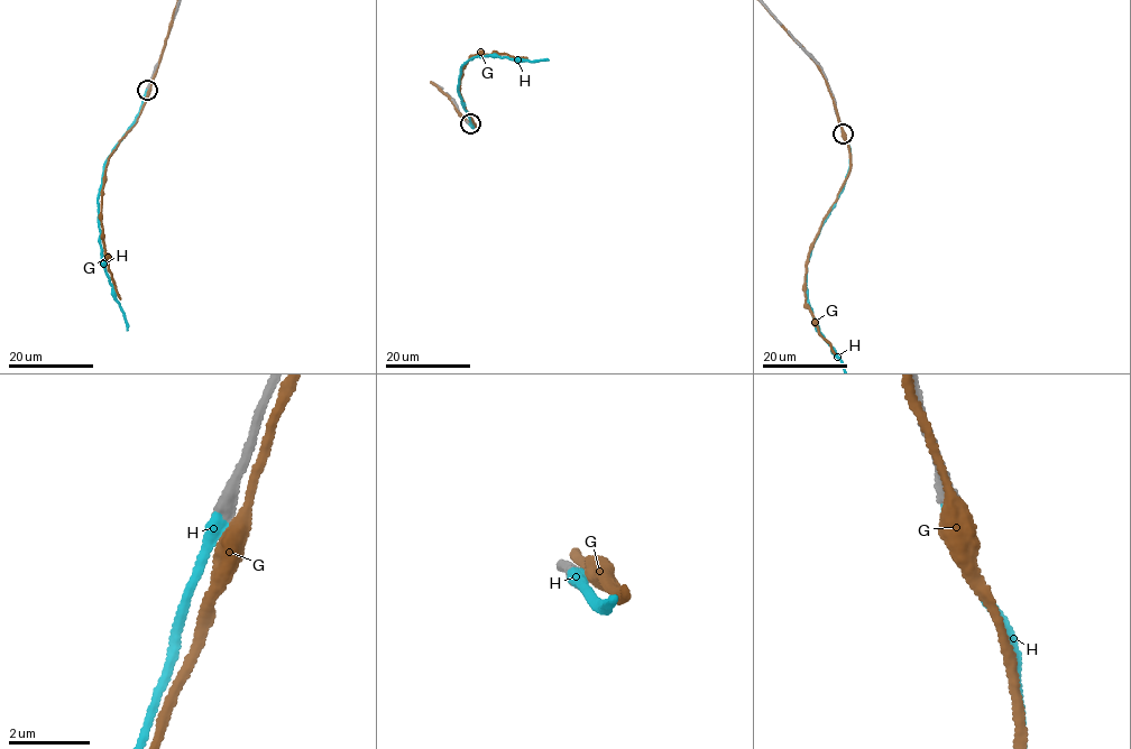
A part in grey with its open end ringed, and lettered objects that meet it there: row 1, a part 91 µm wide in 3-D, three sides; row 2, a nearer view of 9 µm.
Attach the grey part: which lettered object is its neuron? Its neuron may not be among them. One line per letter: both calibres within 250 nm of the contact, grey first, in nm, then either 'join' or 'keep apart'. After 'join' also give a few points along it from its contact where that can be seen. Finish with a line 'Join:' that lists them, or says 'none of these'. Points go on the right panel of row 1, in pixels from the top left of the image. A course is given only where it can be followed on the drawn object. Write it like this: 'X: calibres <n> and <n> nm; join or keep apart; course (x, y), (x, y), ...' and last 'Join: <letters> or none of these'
G: calibres 420 and 420 nm; keep apart
H: calibres 420 and 320 nm; join
Join: H

